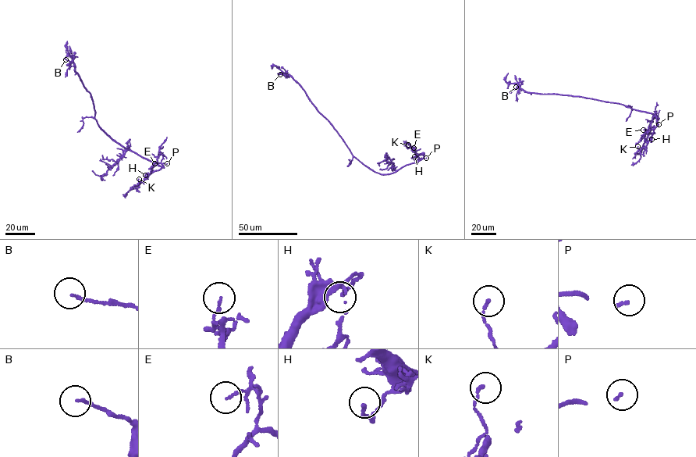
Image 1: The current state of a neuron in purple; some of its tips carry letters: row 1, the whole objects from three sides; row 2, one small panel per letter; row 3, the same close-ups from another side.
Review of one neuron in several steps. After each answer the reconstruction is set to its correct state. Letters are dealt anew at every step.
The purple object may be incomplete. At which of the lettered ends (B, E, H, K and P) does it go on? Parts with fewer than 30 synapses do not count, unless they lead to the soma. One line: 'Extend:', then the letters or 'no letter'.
Extend: P

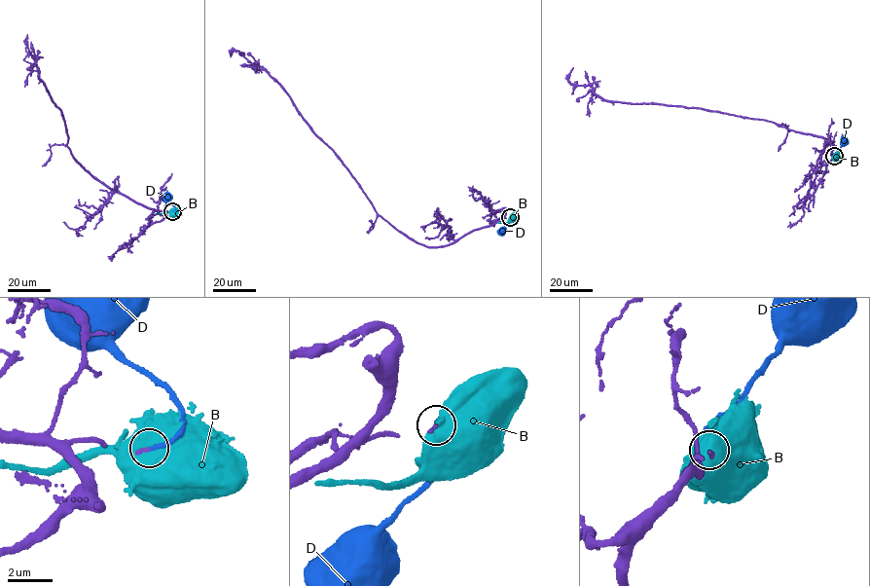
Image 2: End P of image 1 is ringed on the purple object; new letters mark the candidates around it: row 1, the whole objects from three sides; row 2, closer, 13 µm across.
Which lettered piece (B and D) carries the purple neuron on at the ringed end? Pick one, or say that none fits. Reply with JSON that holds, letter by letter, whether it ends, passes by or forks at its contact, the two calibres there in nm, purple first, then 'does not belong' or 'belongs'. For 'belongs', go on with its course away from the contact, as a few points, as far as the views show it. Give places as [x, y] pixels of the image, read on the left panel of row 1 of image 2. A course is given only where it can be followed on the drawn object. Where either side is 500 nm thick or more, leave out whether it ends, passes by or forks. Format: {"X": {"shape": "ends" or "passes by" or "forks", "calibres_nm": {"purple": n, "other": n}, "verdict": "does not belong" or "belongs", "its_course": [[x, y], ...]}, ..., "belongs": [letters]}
{"B": {"calibres_nm": {"purple": 110, "other": 750}, "verdict": "does not belong"}, "D": {"shape": "ends", "calibres_nm": {"purple": 110, "other": 190}, "verdict": "belongs", "its_course": [[171, 212], [175, 208], [168, 199]]}, "belongs": ["D"]}

